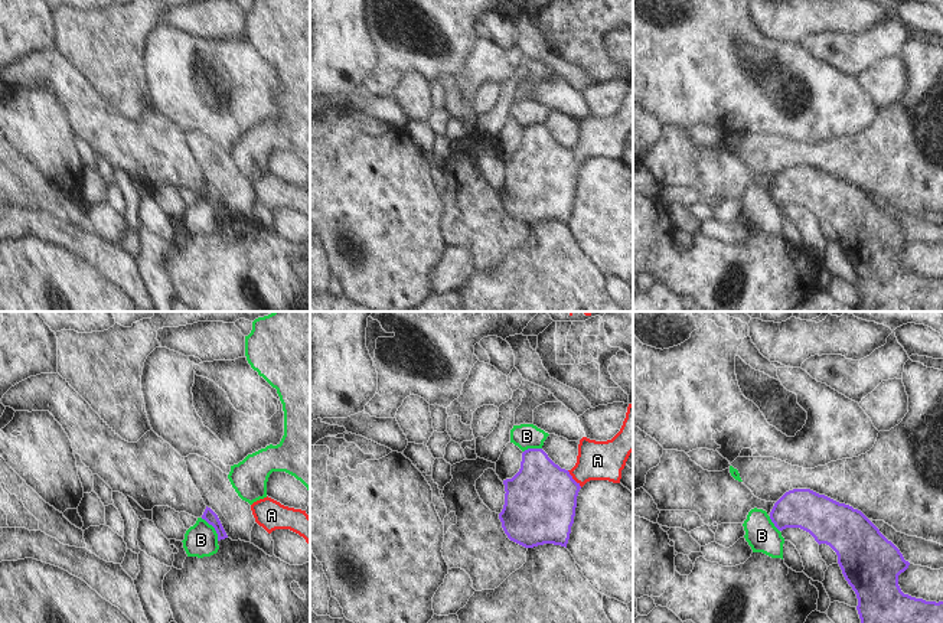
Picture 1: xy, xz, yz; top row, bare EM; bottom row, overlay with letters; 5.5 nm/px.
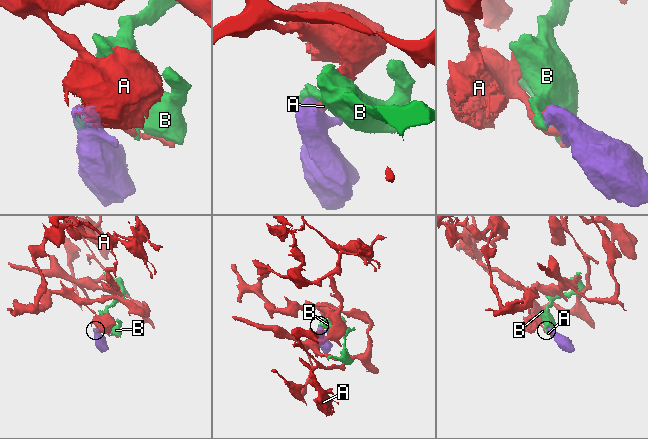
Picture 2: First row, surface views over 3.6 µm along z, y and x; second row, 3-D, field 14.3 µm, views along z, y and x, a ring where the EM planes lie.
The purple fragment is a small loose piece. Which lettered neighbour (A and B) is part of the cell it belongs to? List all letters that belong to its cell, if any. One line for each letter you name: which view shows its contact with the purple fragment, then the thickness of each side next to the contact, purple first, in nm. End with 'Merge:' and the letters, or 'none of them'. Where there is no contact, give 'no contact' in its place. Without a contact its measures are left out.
A: contact in xz; calibres 400 and 220 nm
Merge: A

